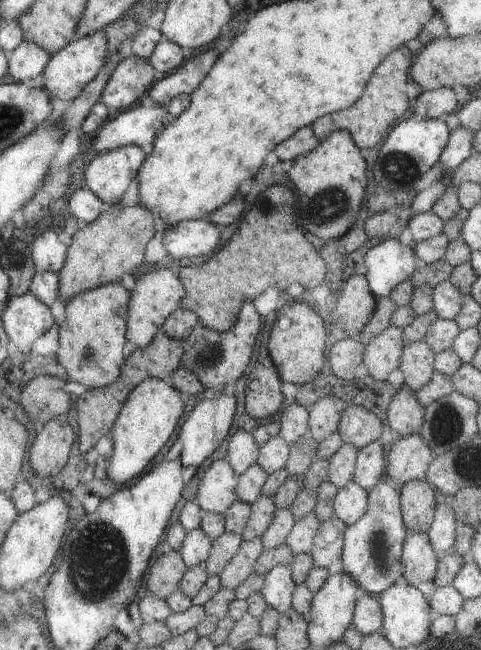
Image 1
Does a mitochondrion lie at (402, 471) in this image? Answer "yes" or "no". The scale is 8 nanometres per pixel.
no

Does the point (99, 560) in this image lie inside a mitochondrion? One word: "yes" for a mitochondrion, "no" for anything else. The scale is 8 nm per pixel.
yes

